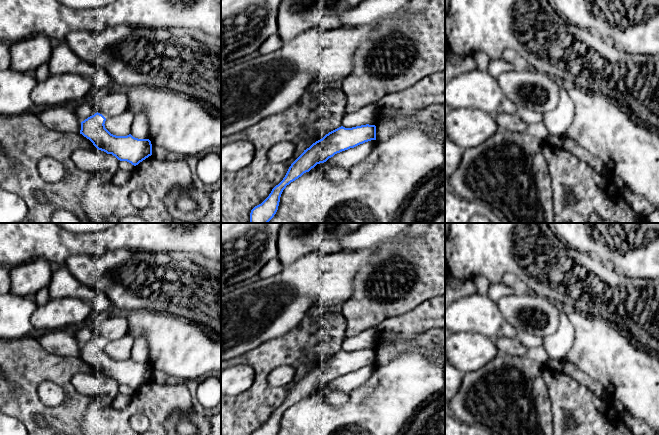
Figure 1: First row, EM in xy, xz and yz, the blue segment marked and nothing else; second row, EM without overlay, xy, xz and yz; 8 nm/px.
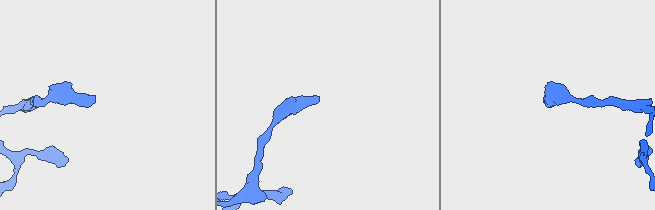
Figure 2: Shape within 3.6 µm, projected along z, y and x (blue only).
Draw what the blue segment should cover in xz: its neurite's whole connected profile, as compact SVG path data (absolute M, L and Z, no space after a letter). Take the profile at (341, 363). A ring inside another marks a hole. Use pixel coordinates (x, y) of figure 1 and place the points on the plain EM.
M361 349L352 352L343 350L329 356L313 367L291 388L283 404L276 409L269 420L251 435L277 435L283 414L291 406L309 396L317 388L342 375L354 372L365 366L376 364L375 349Z

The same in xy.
M95 337L81 346L80 358L89 363L93 369L107 378L112 378L120 385L127 385L136 390L152 379L149 363L138 363L131 358L116 360L105 352L106 342Z

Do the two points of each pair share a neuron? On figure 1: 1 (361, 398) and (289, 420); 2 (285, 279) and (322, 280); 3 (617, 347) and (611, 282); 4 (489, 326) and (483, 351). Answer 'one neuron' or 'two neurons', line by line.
1: one neuron
2: one neuron
3: two neurons
4: two neurons

